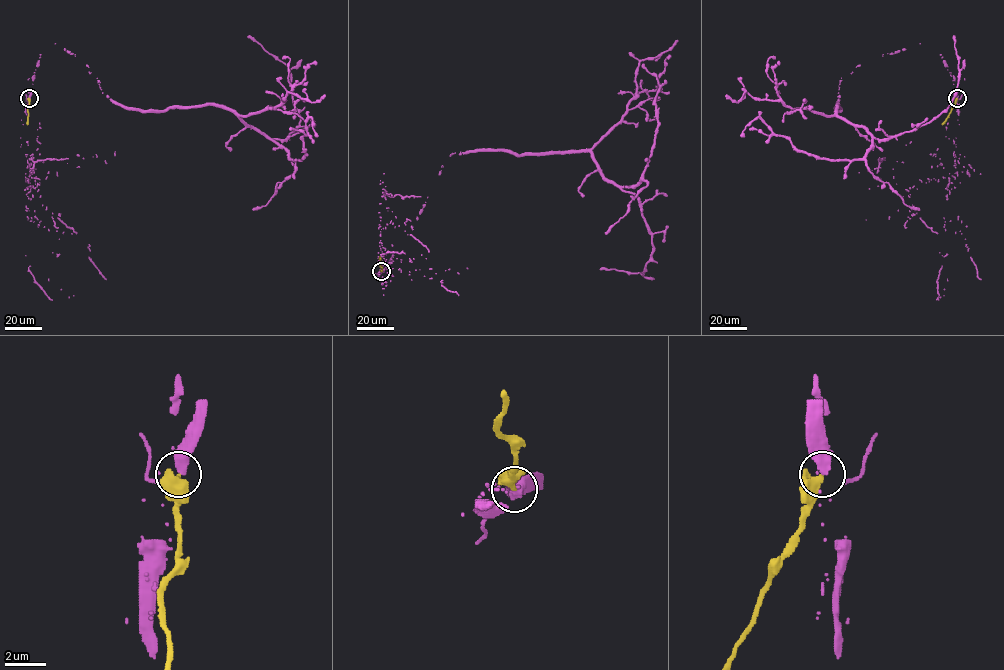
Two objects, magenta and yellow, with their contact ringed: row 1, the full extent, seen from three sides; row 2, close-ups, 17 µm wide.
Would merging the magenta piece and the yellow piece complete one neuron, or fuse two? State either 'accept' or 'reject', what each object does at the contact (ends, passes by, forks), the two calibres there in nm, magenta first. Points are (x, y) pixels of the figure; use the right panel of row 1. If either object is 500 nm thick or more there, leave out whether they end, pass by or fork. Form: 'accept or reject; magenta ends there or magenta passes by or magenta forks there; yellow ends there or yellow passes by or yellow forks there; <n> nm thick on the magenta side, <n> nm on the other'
reject; magenta forks there; yellow passes by; 280 nm thick on the magenta side, 320 nm on the other

